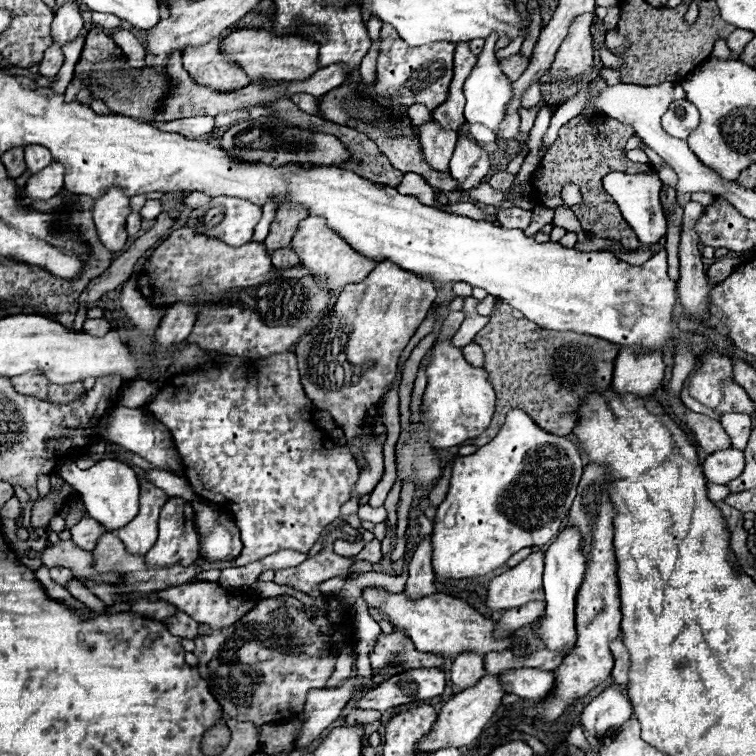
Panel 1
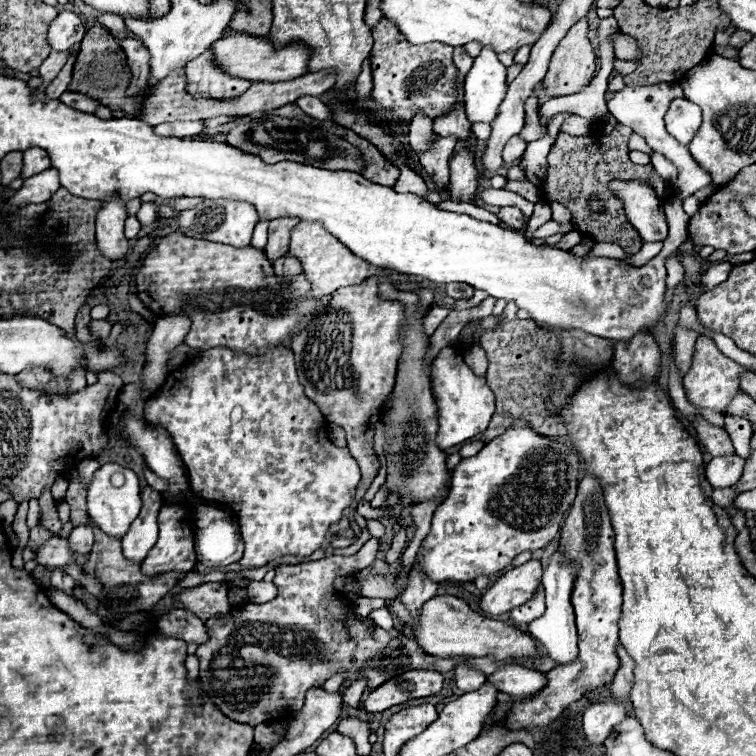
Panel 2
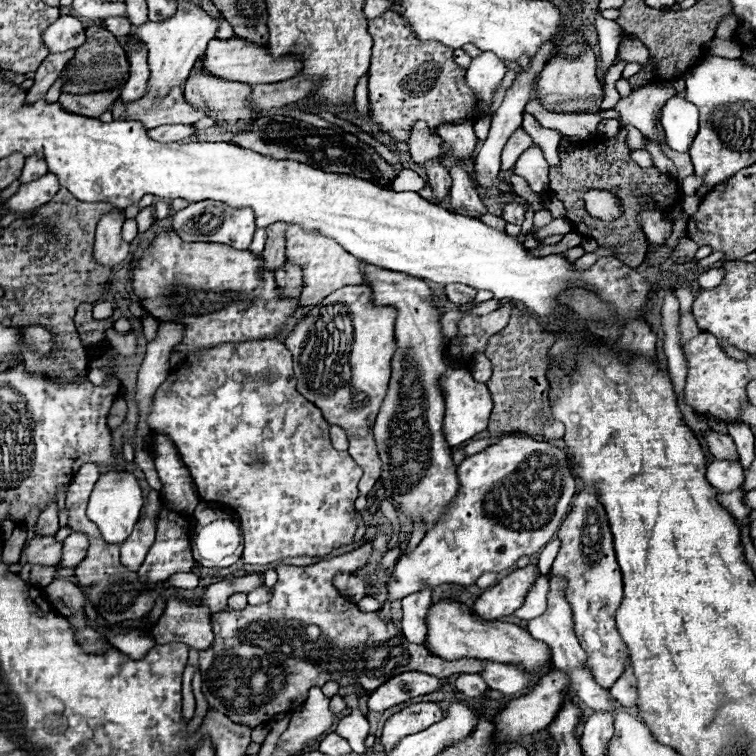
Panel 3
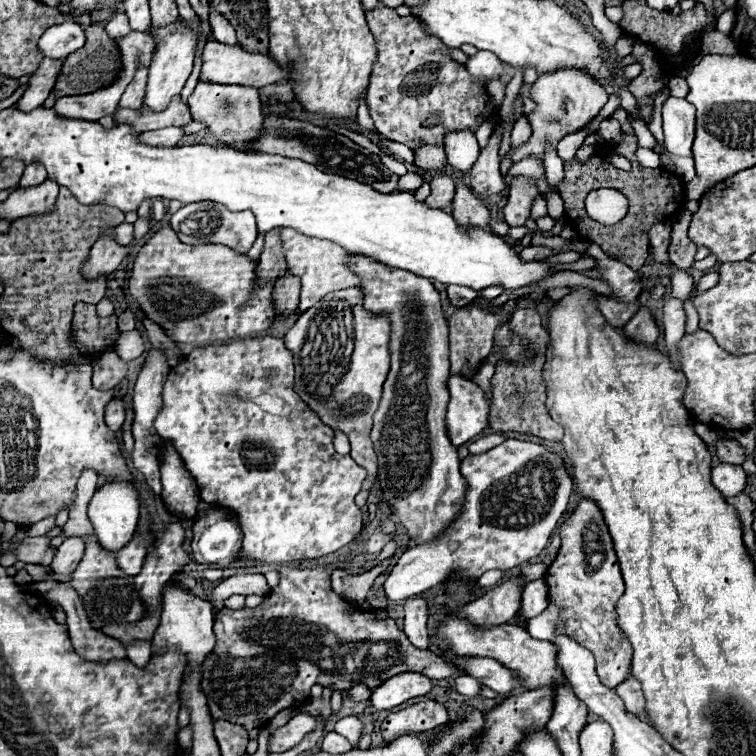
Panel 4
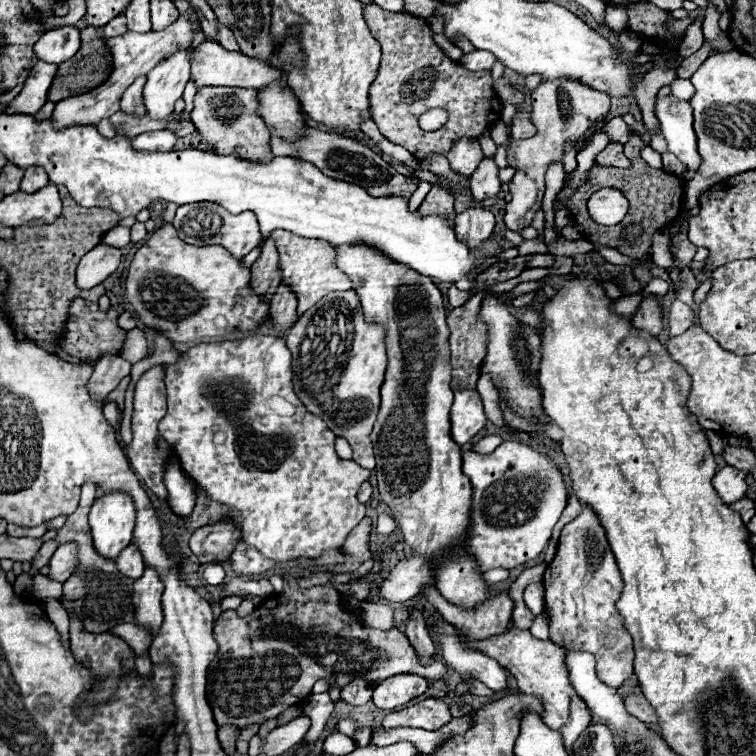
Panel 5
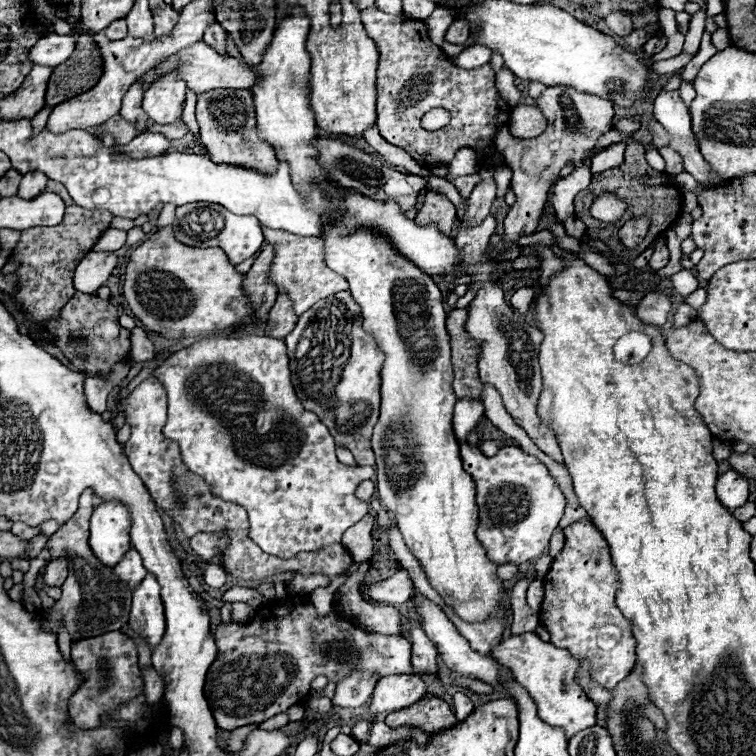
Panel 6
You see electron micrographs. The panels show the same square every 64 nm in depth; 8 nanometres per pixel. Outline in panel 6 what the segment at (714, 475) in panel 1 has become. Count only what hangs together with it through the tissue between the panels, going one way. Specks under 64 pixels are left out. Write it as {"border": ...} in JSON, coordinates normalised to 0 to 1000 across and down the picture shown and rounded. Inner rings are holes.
{"border":[[[963,622],[958,627],[950,630],[947,635],[947,653],[950,661],[963,672],[971,675],[976,669],[981,669],[989,659],[989,638],[984,635],[981,627]]]}

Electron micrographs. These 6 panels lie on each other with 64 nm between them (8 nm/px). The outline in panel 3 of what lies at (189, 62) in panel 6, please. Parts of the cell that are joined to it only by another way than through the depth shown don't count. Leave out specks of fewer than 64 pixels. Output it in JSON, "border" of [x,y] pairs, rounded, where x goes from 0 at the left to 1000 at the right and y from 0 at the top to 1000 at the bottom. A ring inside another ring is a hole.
{"border":[[[283,50],[283,56],[278,56],[272,66],[270,87],[272,93],[278,93],[278,98],[288,98],[288,103],[304,103],[310,108],[325,108],[325,111],[360,111],[389,103],[399,93],[399,77],[394,71],[378,71],[362,79],[360,71],[354,69],[354,61],[341,61],[325,56],[323,50],[304,50],[304,53]]]}

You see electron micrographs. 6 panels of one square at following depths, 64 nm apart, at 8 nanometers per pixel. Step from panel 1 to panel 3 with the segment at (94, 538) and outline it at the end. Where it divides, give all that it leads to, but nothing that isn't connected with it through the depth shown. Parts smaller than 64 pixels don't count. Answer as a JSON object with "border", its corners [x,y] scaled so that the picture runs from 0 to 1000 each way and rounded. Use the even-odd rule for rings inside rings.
{"border":[[[95,704],[85,714],[85,735],[82,735],[82,743],[77,746],[77,751],[103,749],[108,743],[108,738],[114,735],[116,722],[119,722],[116,706],[111,706],[111,704]]]}

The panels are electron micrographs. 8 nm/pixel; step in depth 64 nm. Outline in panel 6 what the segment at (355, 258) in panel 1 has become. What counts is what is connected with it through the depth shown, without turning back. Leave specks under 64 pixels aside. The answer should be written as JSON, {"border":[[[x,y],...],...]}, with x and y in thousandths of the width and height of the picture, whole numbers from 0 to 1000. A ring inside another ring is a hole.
{"border":[[[349,304],[349,320],[362,323],[362,347],[357,357],[357,370],[368,378],[368,386],[378,386],[386,399],[392,415],[402,415],[415,399],[460,384],[460,373],[455,365],[444,362],[431,352],[431,331],[429,331],[429,317],[426,315],[405,315],[405,312],[389,312],[376,304]]]}

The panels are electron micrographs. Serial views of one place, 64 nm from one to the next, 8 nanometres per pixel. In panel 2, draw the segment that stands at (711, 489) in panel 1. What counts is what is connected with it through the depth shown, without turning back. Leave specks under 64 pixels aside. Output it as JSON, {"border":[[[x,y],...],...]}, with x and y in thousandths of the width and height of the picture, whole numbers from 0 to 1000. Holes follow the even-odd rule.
{"border":[[[947,646],[947,648],[942,651],[942,661],[944,661],[944,667],[950,667],[950,669],[955,669],[955,672],[960,672],[960,669],[971,672],[968,661],[974,659],[974,653],[976,653],[976,651],[968,651],[966,646]]]}

